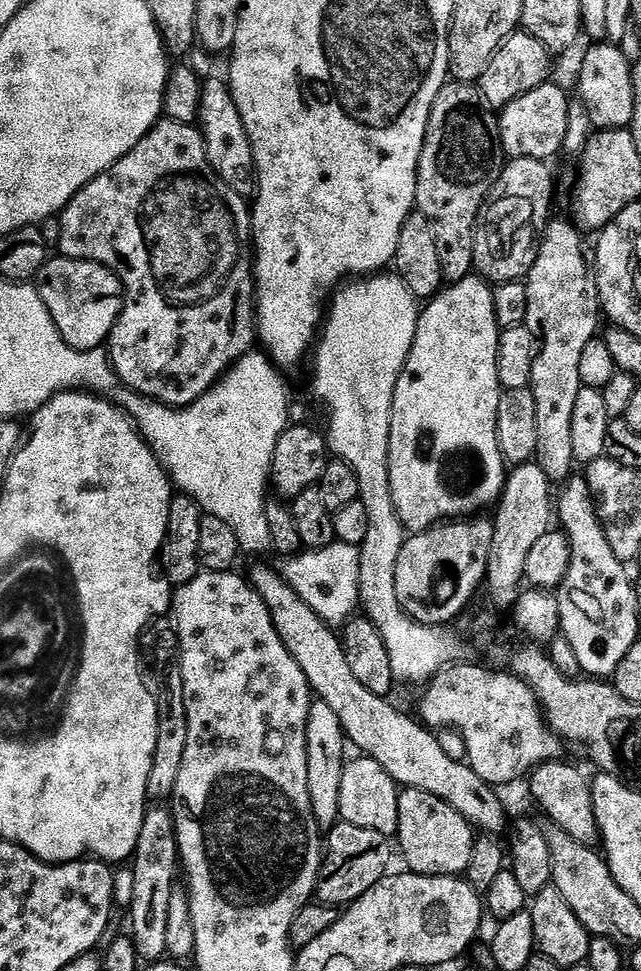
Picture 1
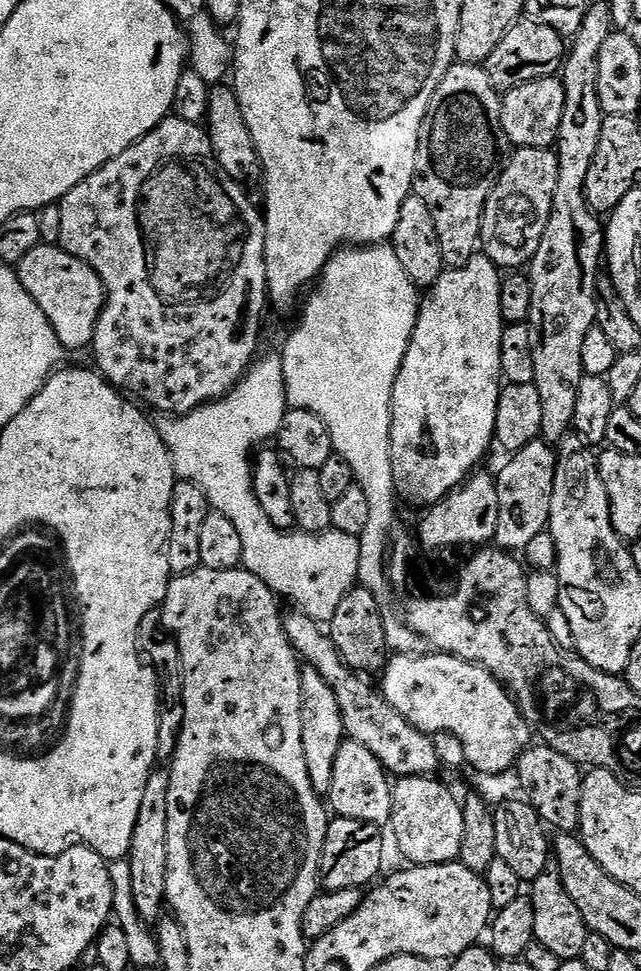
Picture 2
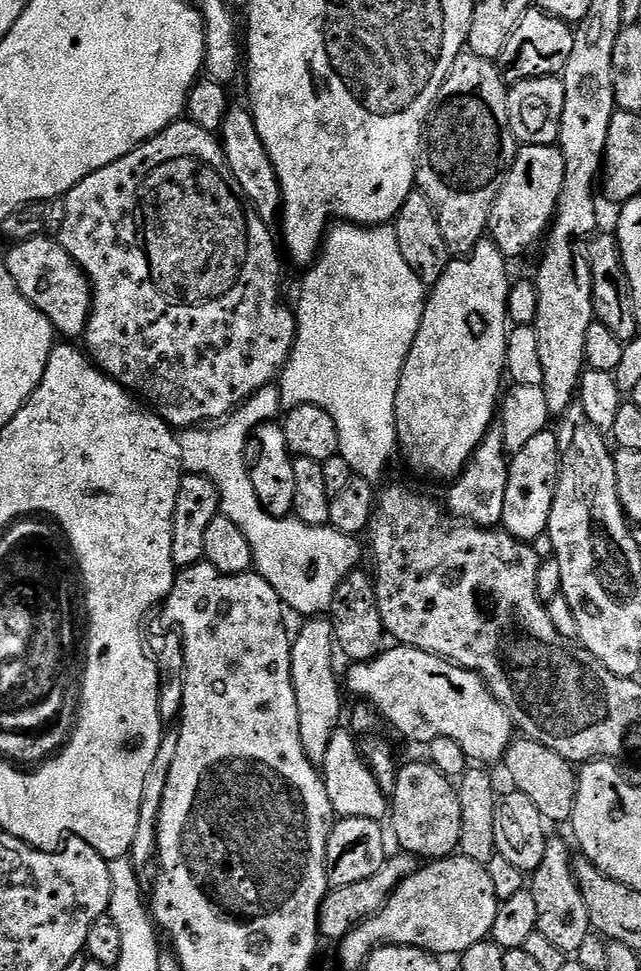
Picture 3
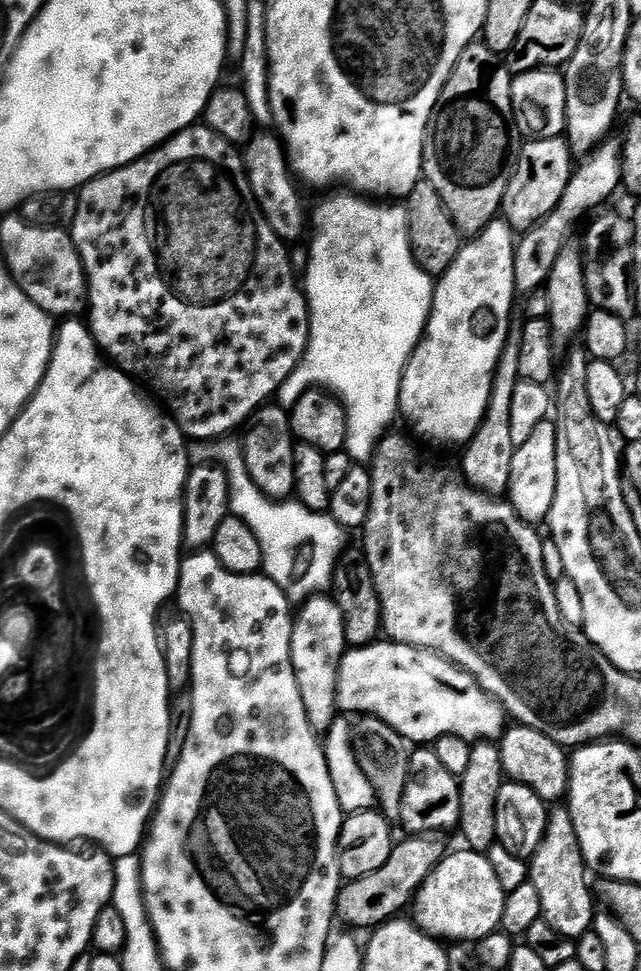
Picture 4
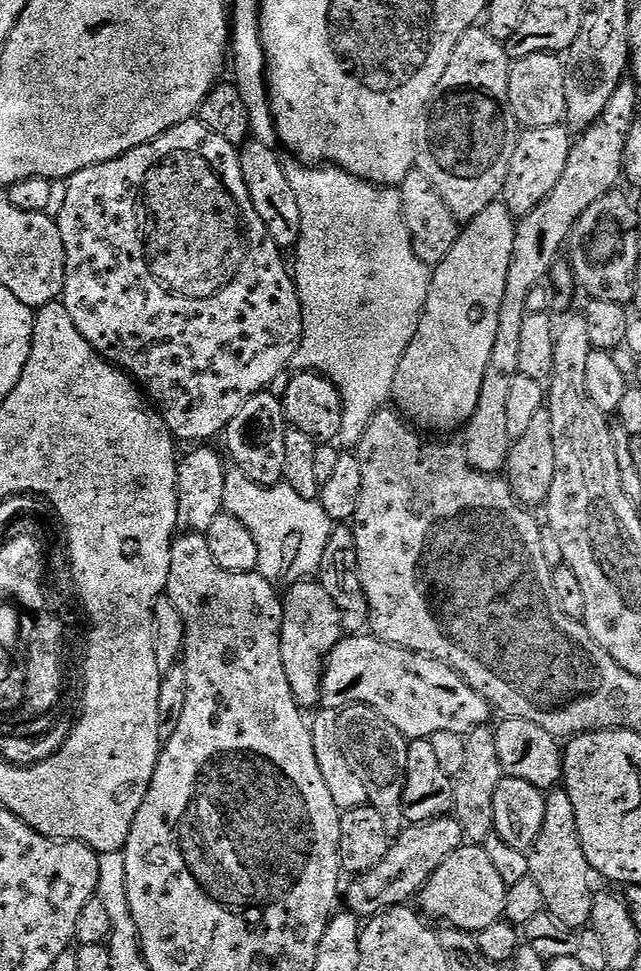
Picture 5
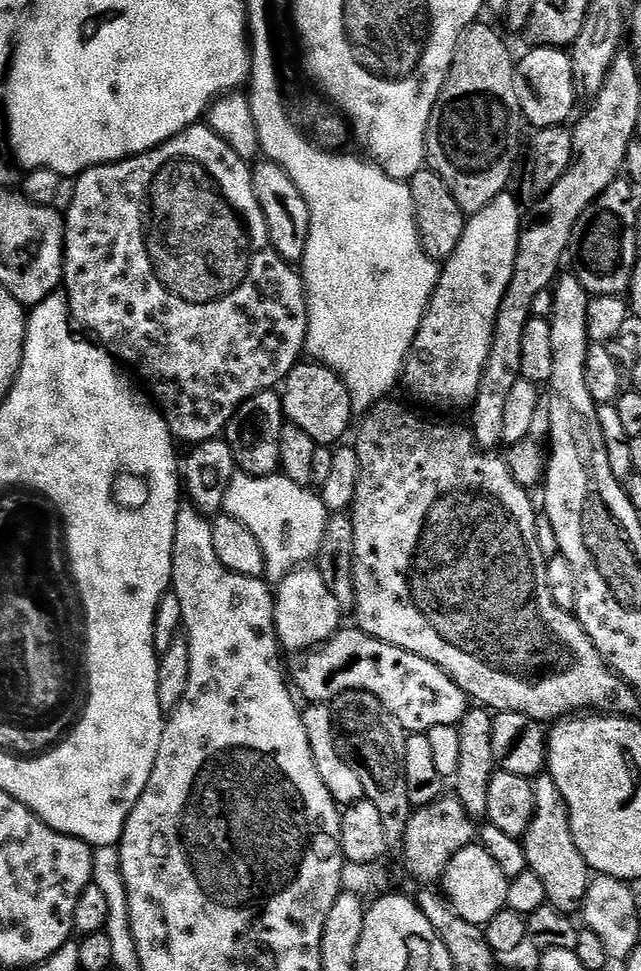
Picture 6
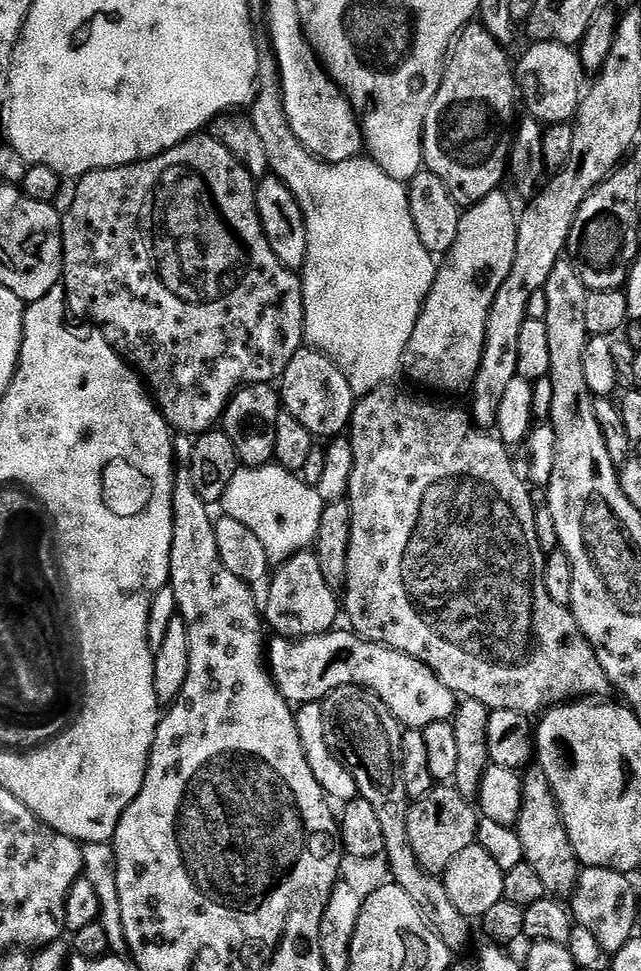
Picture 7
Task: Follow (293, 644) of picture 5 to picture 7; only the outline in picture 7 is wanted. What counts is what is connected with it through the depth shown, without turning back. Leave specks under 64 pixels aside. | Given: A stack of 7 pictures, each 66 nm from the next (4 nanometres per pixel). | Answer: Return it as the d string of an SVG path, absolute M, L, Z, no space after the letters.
M299 551L298 556L289 555L280 565L281 568L271 573L268 588L268 605L262 608L267 623L276 631L275 635L293 642L306 640L310 636L321 636L323 632L333 631L337 627L336 615L341 615L337 593L322 578L322 566L311 551Z

